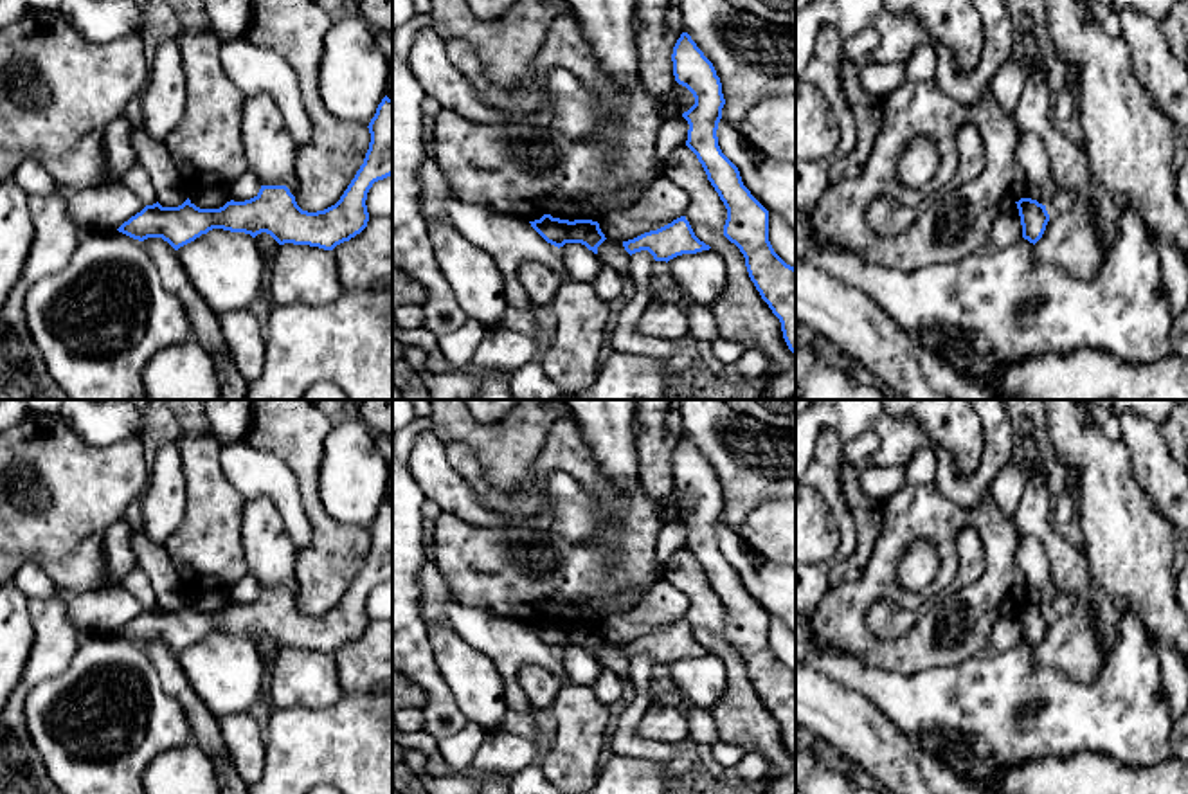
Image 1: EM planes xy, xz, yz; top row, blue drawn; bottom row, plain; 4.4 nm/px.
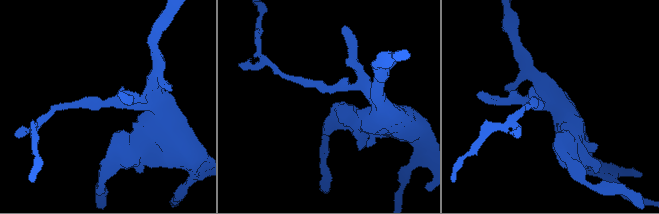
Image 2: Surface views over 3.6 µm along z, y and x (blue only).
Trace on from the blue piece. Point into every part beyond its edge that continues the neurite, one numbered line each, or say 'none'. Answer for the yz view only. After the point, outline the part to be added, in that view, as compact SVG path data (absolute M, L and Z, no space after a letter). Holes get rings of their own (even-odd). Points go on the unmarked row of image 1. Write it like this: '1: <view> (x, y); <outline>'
none

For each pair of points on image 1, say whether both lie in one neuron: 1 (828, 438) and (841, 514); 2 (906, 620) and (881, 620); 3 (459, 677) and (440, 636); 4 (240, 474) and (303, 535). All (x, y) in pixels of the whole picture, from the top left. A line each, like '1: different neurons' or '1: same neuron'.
1: same neuron
2: same neuron
3: same neuron
4: same neuron

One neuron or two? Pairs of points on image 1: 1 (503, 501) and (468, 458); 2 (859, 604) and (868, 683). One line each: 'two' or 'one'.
1: one
2: two

